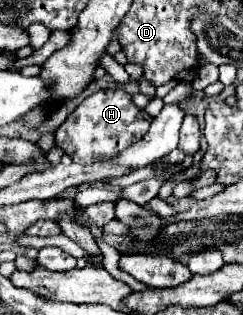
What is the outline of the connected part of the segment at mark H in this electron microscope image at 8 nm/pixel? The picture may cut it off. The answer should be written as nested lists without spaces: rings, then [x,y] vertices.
[[[122,88],[100,90],[88,96],[56,130],[56,144],[62,148],[76,164],[94,164],[114,158],[124,148],[142,140],[148,132],[152,116],[146,110],[140,110],[128,92]]]

